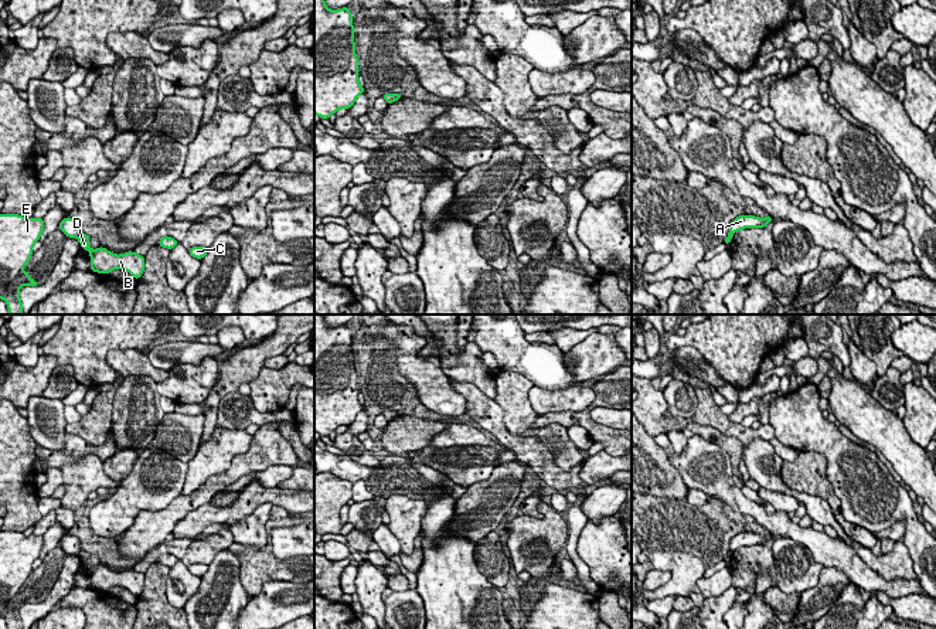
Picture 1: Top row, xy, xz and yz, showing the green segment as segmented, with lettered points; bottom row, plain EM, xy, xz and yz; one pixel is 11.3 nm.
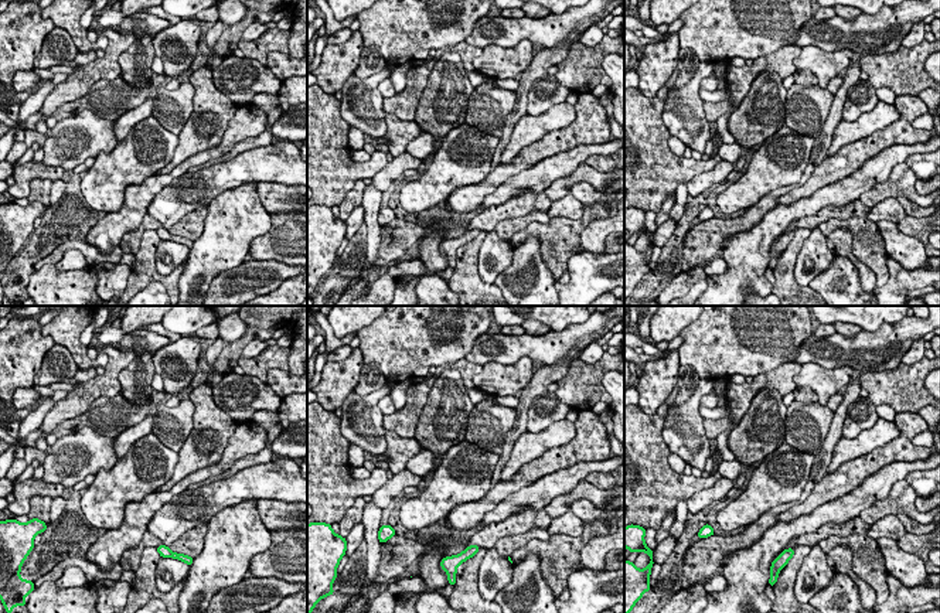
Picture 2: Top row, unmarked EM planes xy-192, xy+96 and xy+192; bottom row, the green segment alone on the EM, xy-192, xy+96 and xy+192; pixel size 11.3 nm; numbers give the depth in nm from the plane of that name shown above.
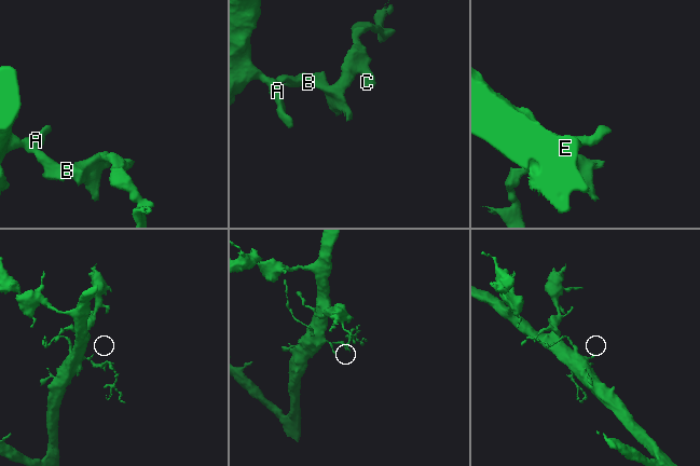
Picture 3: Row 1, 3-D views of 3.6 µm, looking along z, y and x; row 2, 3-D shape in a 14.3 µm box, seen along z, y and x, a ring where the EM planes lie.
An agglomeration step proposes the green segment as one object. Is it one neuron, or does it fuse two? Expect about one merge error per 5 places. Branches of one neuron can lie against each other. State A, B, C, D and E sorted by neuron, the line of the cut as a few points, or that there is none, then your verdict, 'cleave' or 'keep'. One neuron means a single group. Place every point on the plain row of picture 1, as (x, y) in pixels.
A E / B C D; cut in xy along (81, 550), (77, 554); cleave

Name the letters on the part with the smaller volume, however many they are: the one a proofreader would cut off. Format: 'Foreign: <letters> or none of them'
Foreign: B, C, D

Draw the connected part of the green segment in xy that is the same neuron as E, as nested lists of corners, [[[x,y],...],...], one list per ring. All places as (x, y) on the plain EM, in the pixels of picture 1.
[[[0,531],[0,616],[7,620],[8,629],[23,629],[18,613],[21,604],[38,604],[38,598],[33,598],[21,586],[30,578],[42,545],[42,536]]]

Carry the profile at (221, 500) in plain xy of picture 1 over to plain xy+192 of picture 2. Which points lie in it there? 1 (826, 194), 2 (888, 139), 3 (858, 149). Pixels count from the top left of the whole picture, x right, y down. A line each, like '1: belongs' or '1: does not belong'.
1: belongs
2: does not belong
3: does not belong

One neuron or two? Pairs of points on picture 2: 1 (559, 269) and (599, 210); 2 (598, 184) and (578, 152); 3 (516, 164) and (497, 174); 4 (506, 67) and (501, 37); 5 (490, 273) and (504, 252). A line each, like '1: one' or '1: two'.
1: one
2: two
3: one
4: two
5: one

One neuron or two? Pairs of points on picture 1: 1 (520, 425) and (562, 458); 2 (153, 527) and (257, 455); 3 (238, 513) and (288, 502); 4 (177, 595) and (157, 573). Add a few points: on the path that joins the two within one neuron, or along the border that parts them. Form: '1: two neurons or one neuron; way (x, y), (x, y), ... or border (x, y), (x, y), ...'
1: one neuron; way (531, 431), (544, 434), (557, 446)
2: one neuron; way (179, 507), (231, 476)
3: one neuron; way (251, 503), (257, 497), (275, 497)
4: two neurons; border (170, 567), (166, 598), (181, 608)

